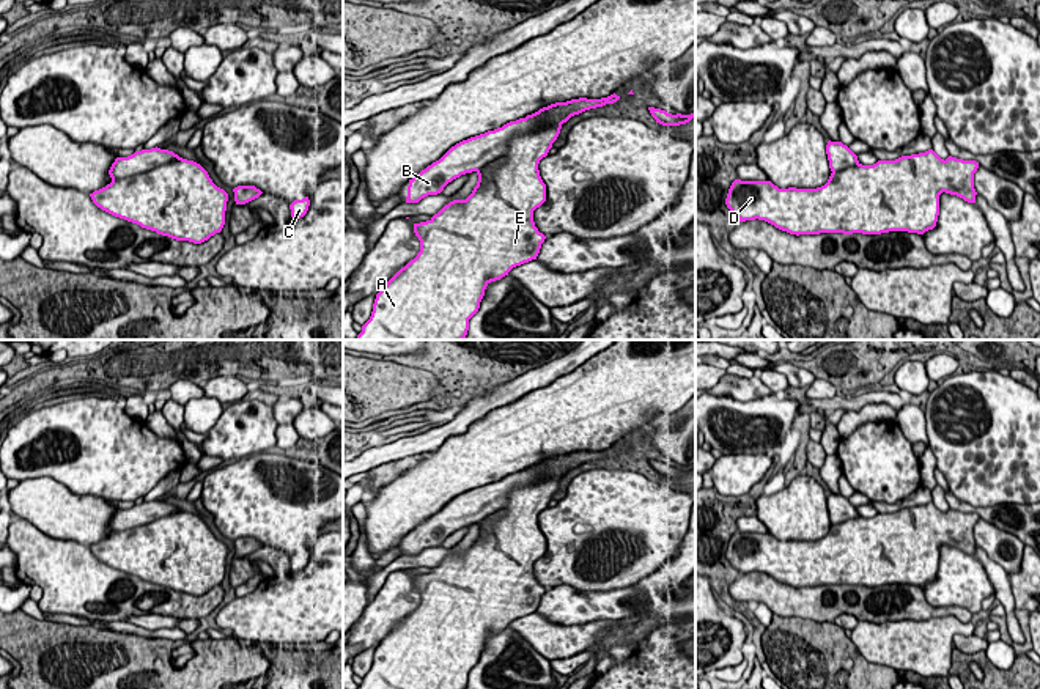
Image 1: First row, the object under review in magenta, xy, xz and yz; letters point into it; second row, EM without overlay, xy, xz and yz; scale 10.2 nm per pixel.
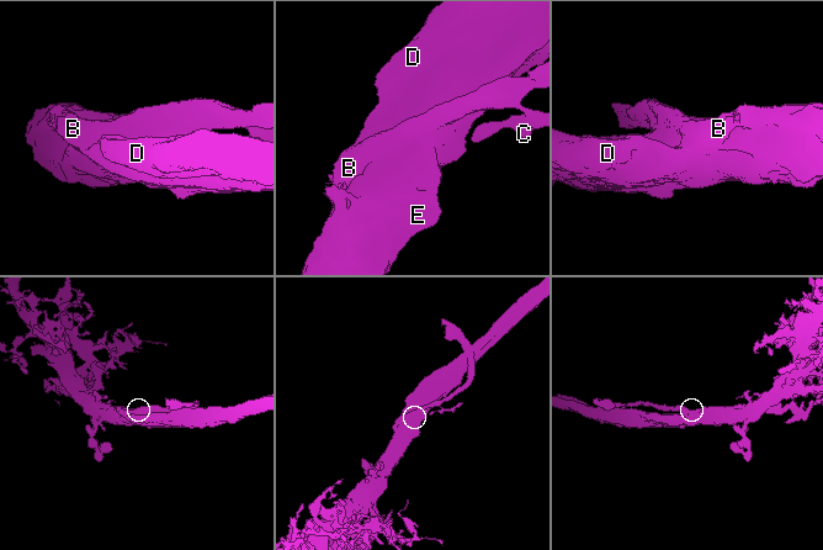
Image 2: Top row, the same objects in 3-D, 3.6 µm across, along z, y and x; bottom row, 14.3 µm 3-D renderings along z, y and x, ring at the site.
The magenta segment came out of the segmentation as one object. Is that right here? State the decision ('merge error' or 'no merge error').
no merge error

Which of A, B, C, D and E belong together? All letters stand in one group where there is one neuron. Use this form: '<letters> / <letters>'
A B C D E

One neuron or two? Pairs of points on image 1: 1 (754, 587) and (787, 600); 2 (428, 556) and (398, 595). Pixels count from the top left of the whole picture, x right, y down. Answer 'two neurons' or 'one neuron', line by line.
1: one neuron
2: two neurons

